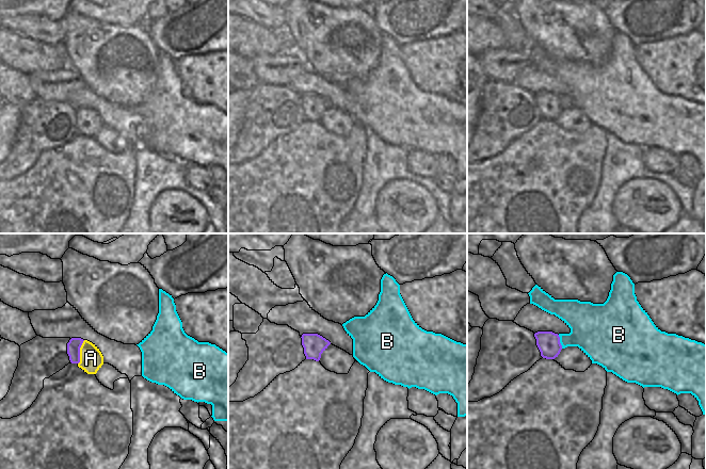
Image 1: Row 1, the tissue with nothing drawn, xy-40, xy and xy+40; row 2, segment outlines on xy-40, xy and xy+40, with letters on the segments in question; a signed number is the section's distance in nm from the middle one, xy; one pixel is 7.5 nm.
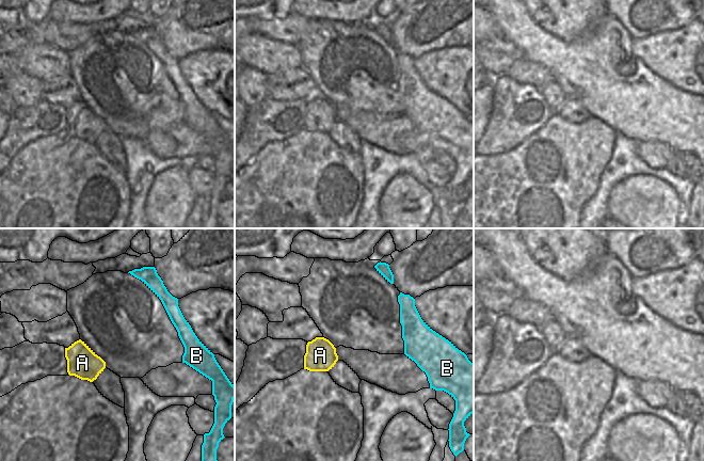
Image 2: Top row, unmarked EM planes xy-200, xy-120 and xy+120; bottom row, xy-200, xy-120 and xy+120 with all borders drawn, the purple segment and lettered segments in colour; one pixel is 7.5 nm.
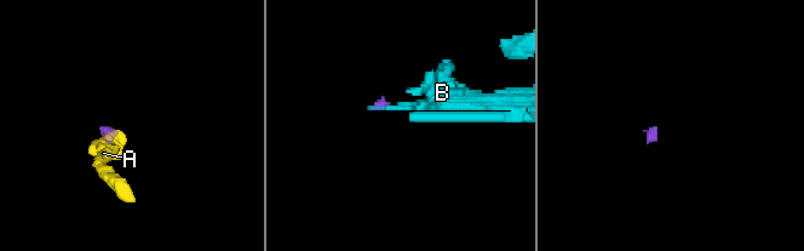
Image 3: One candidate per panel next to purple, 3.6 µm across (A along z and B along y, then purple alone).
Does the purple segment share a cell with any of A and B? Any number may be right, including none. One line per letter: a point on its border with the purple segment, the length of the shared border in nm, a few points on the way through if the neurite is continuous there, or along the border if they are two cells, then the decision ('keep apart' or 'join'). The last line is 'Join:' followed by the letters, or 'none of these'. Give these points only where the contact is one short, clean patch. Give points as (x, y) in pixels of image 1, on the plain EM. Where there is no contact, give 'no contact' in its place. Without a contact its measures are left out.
A: xy-40 (79, 113) | 190 nm | across xy-40 (74, 107), (79, 113), (91, 119) | join
B: xy+40 (559, 102) | 110 nm | along xy+40 (558, 96), (562, 109) | keep apart
Join: A

